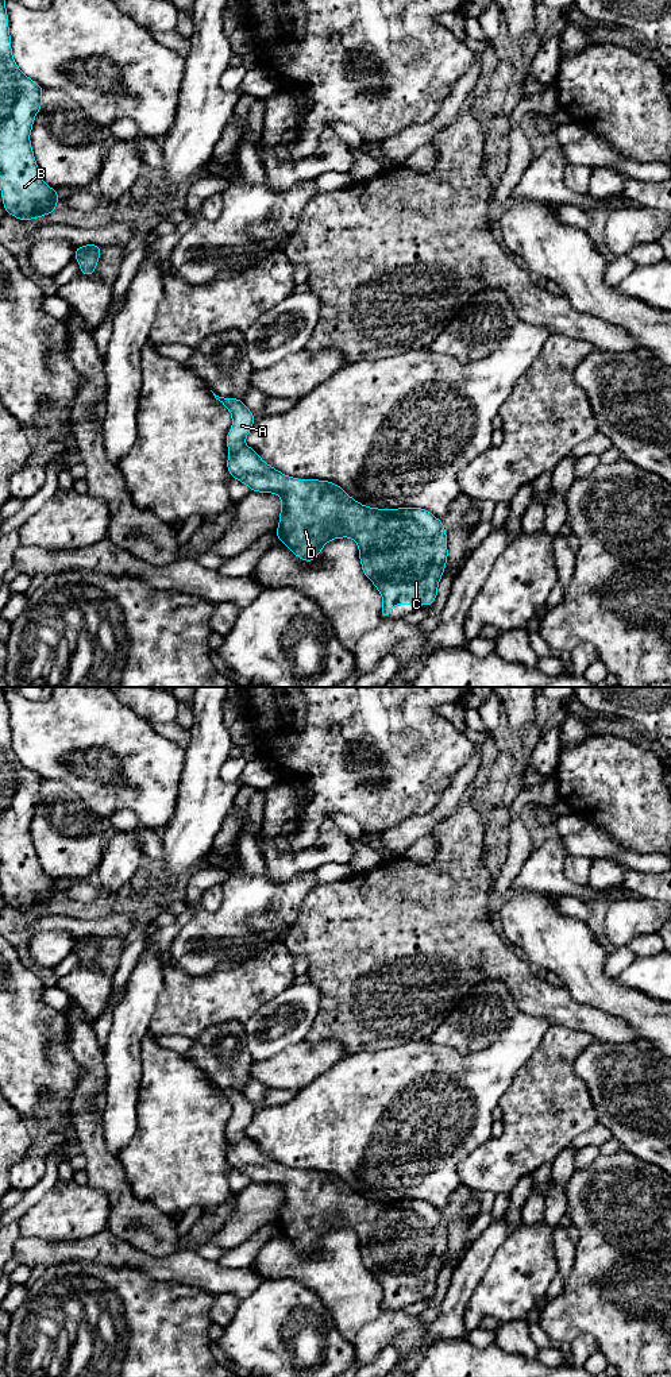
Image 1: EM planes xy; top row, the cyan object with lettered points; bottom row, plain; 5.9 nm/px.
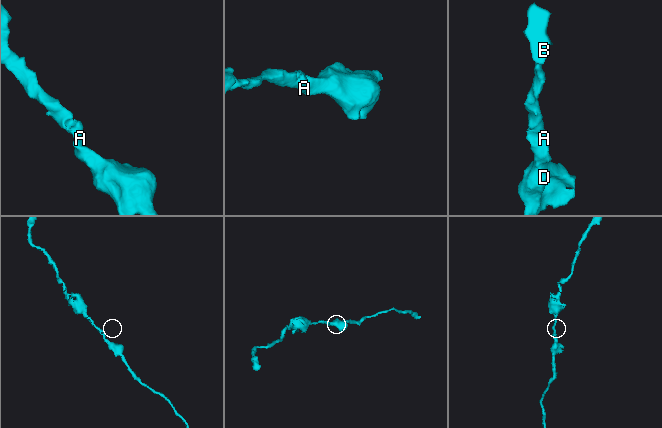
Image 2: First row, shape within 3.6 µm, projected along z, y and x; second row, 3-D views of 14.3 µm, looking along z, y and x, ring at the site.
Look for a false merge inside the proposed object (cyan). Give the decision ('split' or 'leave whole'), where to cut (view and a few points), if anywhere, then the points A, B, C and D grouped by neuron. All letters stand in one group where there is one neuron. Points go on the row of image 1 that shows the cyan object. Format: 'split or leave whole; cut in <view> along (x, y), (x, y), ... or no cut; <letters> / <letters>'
leave whole; no cut; A B C D

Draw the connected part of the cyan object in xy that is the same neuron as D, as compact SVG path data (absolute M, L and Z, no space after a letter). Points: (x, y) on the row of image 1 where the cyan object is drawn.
M213 393L232 414L232 429L227 433L230 456L227 468L232 478L246 483L251 491L274 493L282 498L277 537L304 562L313 562L325 543L351 537L359 547L365 575L382 595L381 614L390 620L392 605L431 606L448 556L446 528L431 512L421 508L377 509L352 500L340 486L317 479L296 479L266 464L257 451L244 444L255 416L243 401Z

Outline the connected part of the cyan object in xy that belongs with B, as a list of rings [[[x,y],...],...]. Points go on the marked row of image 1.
[[[0,0],[0,190],[5,213],[22,221],[57,212],[59,201],[58,193],[42,181],[30,143],[43,89],[24,76],[12,58],[5,0]]]

